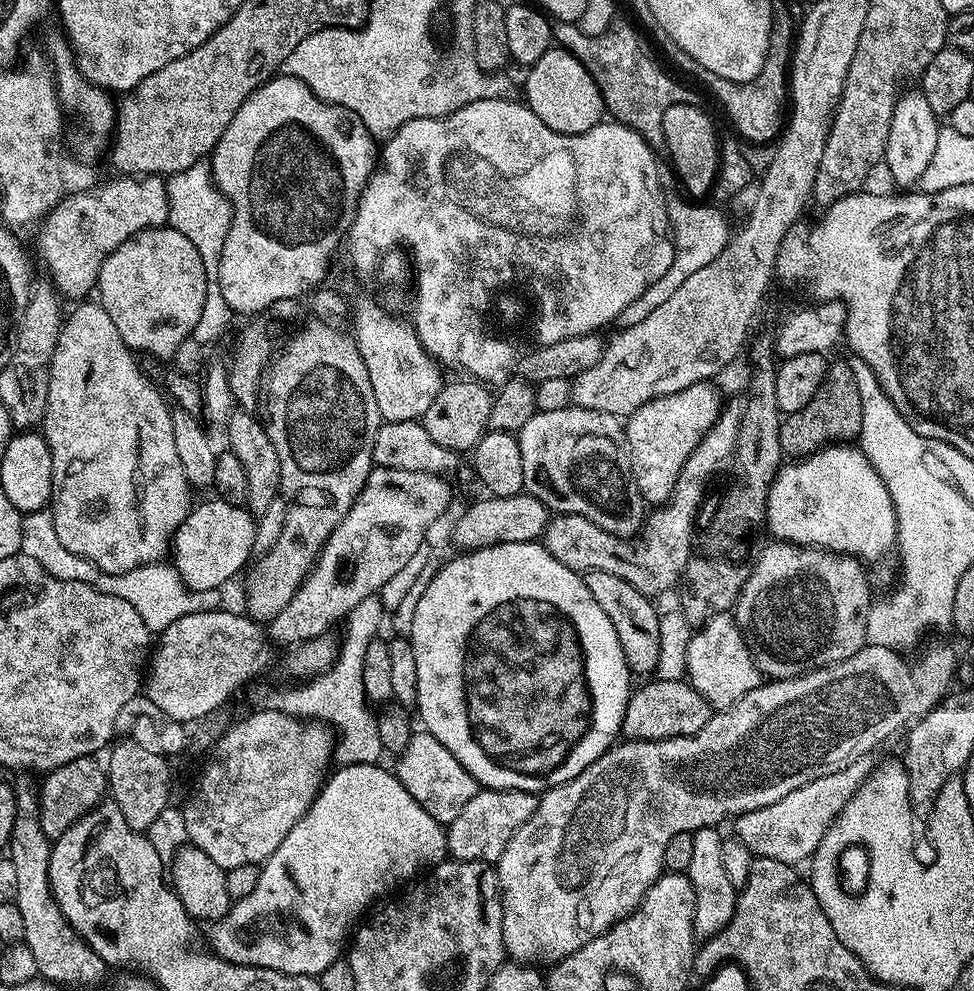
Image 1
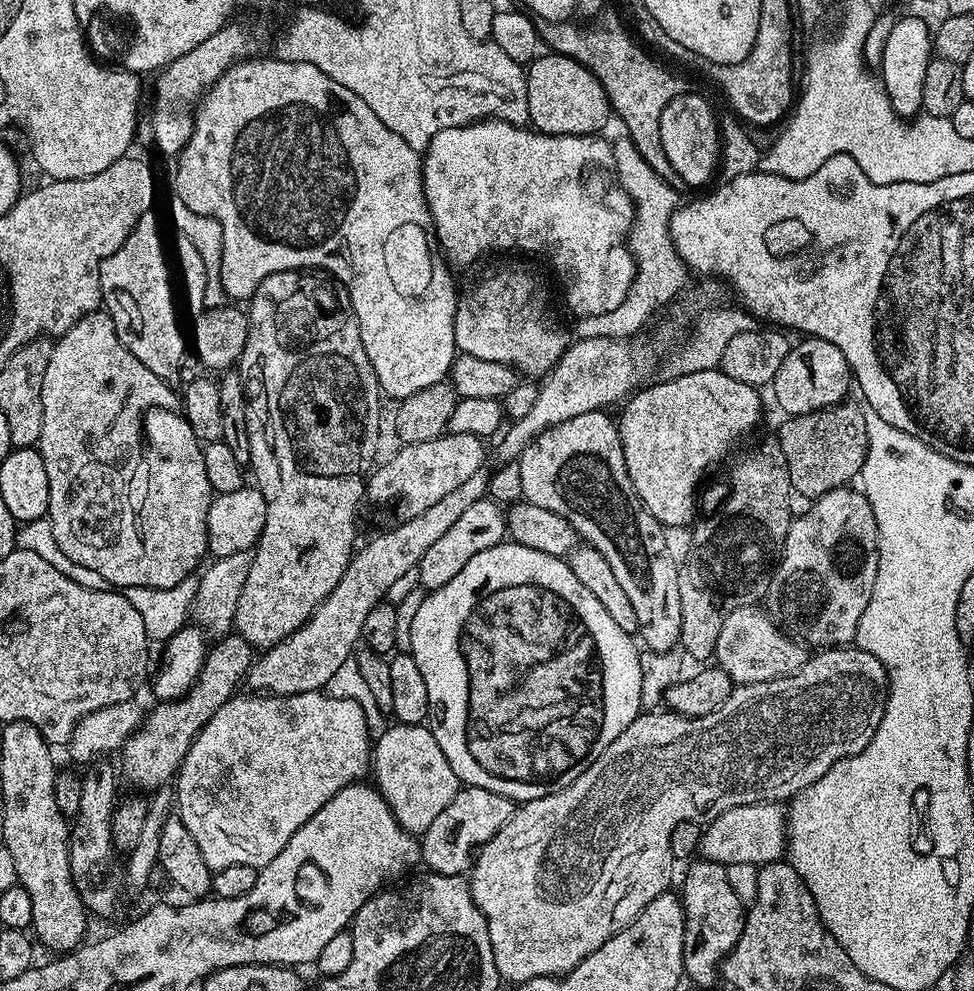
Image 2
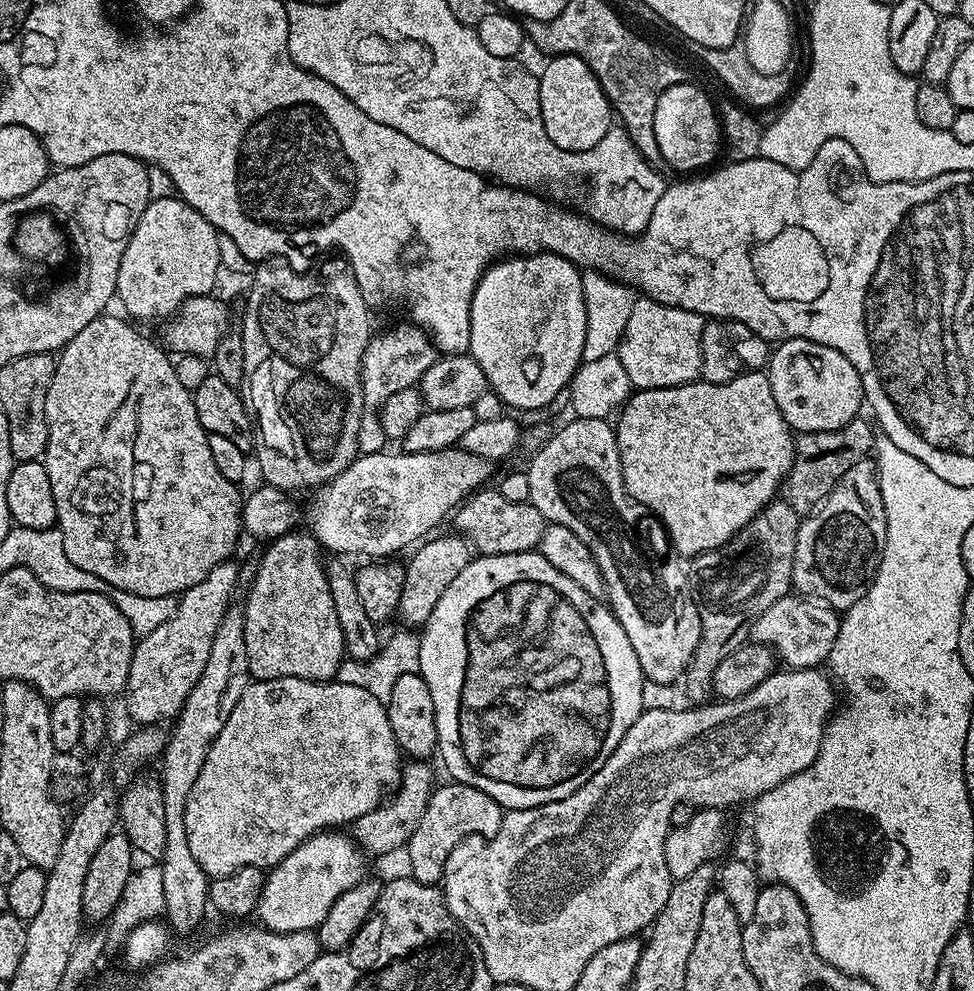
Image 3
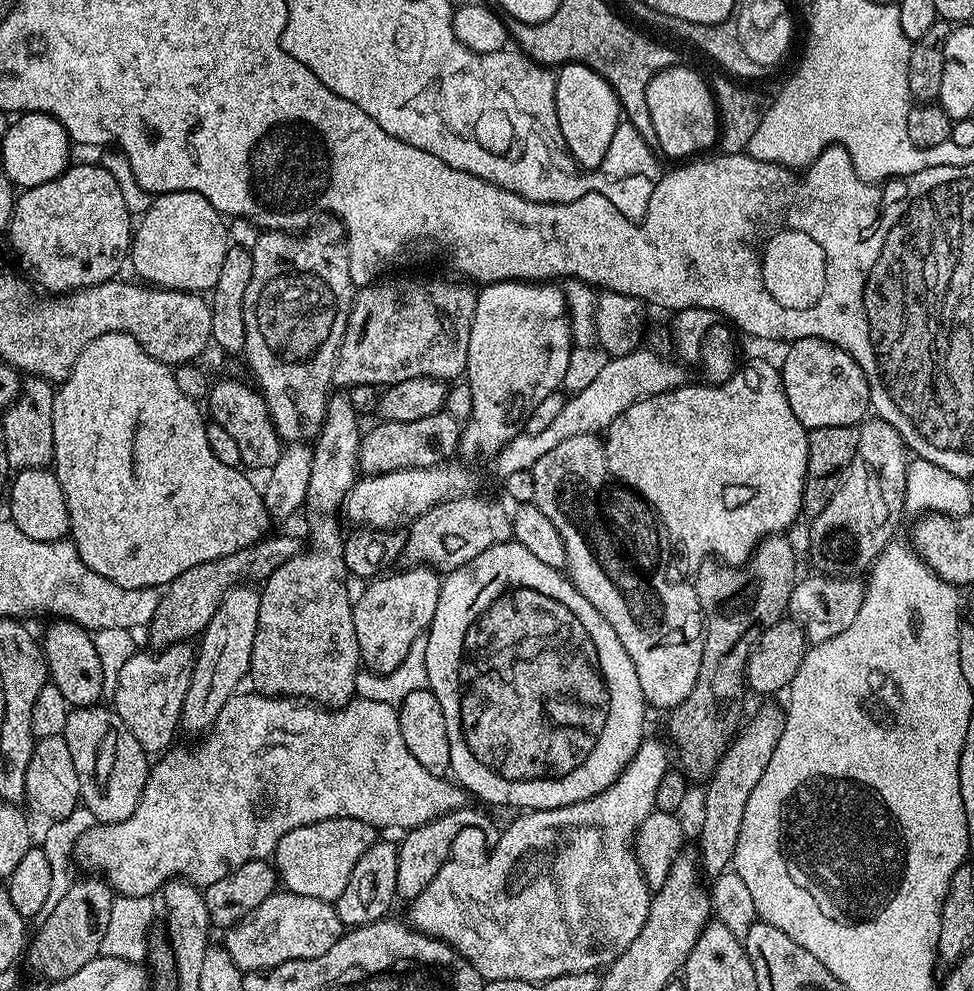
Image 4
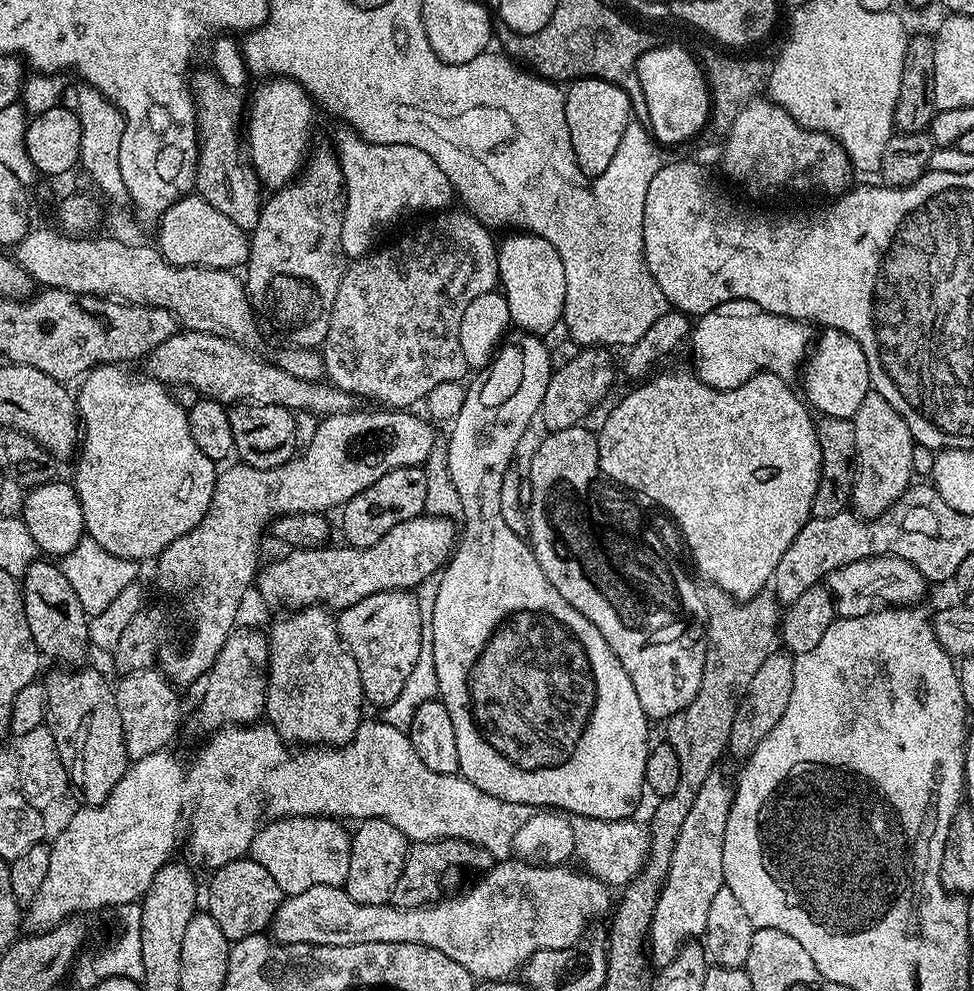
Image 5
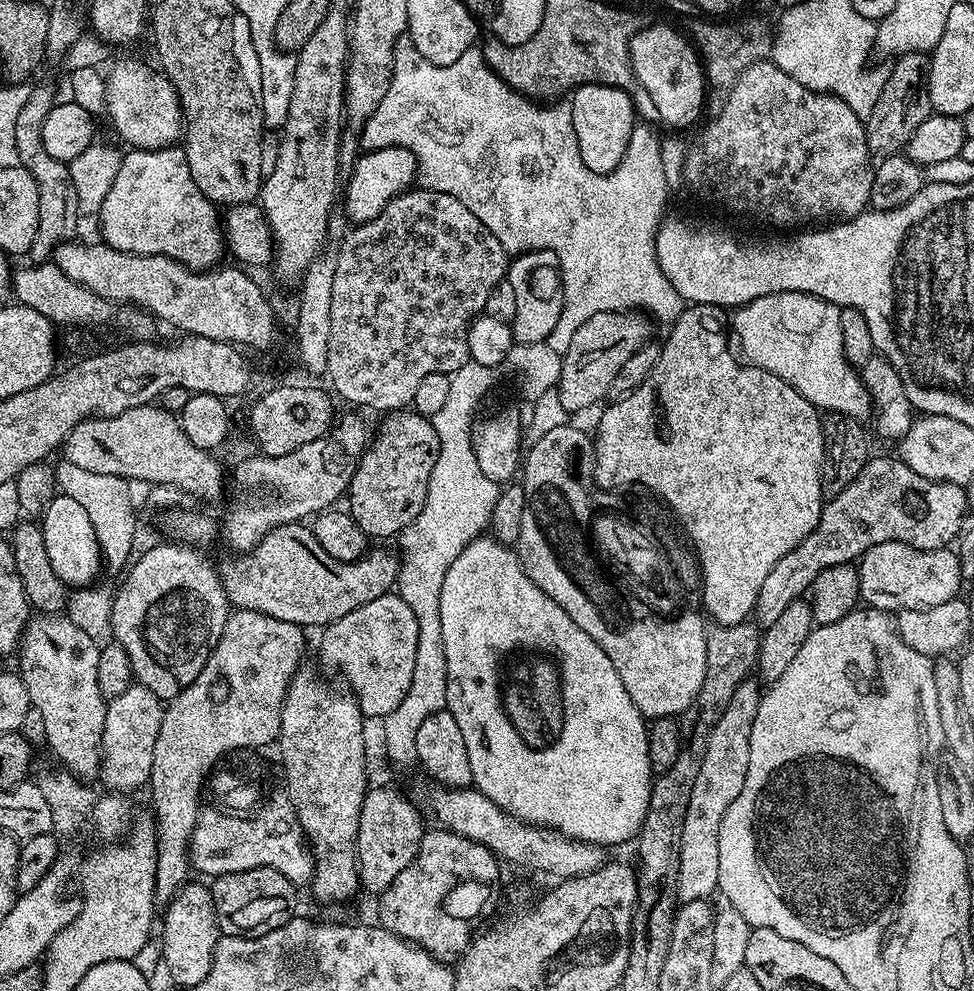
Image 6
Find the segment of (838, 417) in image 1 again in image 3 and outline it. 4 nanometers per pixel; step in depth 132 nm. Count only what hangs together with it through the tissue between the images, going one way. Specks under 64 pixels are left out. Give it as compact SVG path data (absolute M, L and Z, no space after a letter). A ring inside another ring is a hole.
M864 418L851 420L838 430L802 432L795 437L792 446L792 465L786 477L786 499L788 505L802 518L811 516L834 490L834 486L858 462L862 462L873 451L873 425Z

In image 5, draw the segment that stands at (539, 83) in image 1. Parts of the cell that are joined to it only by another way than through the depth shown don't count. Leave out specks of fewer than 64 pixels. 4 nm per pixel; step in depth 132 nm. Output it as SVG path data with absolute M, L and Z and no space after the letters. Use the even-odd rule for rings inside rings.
M585 78L573 80L567 85L564 93L566 106L566 126L570 126L570 146L574 150L576 164L585 178L595 178L609 171L615 165L618 146L622 146L622 134L626 134L626 126L633 119L630 98L618 86L605 80Z

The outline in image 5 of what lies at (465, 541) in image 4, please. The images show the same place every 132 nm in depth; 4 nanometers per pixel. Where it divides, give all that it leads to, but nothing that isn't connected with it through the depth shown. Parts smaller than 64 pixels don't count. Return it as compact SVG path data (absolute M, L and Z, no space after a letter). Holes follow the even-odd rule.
M421 514L400 520L390 534L365 548L298 548L288 550L281 560L265 563L258 572L260 596L280 610L323 606L343 610L370 598L370 594L415 590L426 578L437 575L452 558L458 543L458 528L447 516Z

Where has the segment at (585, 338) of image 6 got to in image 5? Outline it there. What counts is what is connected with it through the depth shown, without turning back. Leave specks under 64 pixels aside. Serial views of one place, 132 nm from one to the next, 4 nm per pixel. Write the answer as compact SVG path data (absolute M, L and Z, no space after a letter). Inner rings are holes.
M587 347L567 365L557 367L547 383L540 413L548 432L557 432L581 425L583 420L608 394L614 382L614 370L605 349Z

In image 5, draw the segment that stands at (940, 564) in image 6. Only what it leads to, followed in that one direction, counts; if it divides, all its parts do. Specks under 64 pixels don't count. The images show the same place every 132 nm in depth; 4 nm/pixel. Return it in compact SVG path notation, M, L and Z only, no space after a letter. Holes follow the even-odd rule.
M867 556L831 572L826 586L832 591L837 617L865 616L885 606L912 606L924 596L926 581L909 560L897 556Z

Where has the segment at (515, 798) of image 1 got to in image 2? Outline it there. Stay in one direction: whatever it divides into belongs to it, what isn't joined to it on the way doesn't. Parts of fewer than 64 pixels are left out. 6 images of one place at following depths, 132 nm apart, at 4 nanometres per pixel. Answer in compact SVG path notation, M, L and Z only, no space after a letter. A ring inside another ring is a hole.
M461 787L460 793L430 822L430 826L419 837L420 859L423 867L429 872L464 876L474 863L474 853L512 817L513 801L506 799L502 794L494 794L490 790L481 788Z

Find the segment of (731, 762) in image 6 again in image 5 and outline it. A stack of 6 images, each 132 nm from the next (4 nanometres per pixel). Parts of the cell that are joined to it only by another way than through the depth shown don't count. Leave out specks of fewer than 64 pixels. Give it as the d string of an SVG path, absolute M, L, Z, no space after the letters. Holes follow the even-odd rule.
M717 770L702 782L702 790L698 790L698 798L690 805L686 814L686 822L682 822L682 834L678 834L678 842L674 846L674 854L670 858L670 870L664 879L664 885L658 898L658 906L654 906L654 918L648 931L647 951L653 965L663 966L674 962L674 958L685 944L703 937L706 930L706 918L710 915L710 905L714 902L714 894L725 887L722 870L722 842L726 834L726 818L730 818L730 806L734 795L733 785Z

